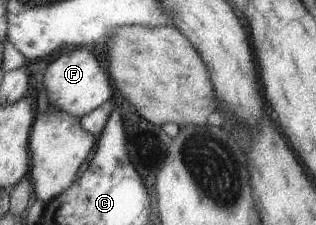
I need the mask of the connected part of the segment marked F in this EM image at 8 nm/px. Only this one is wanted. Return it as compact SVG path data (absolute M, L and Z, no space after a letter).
M78 47L58 56L48 64L46 72L41 77L49 106L54 106L60 112L72 114L75 118L89 114L114 96L114 87L105 61L97 48Z

